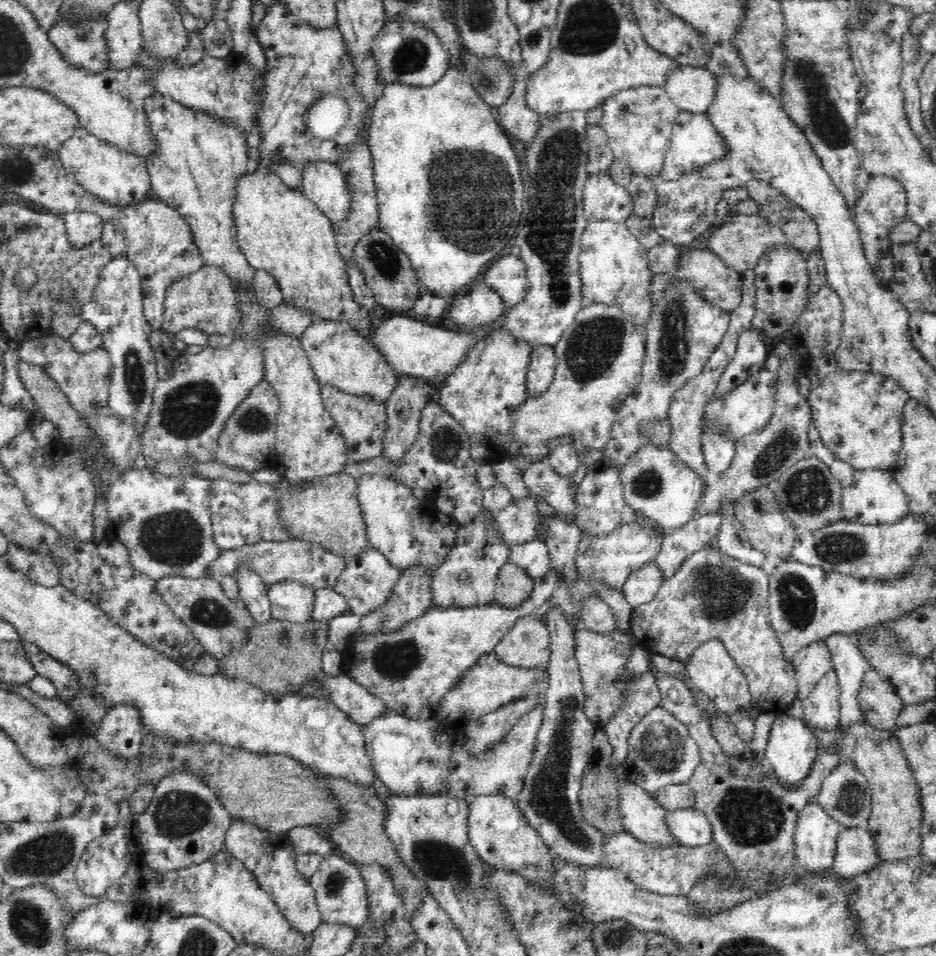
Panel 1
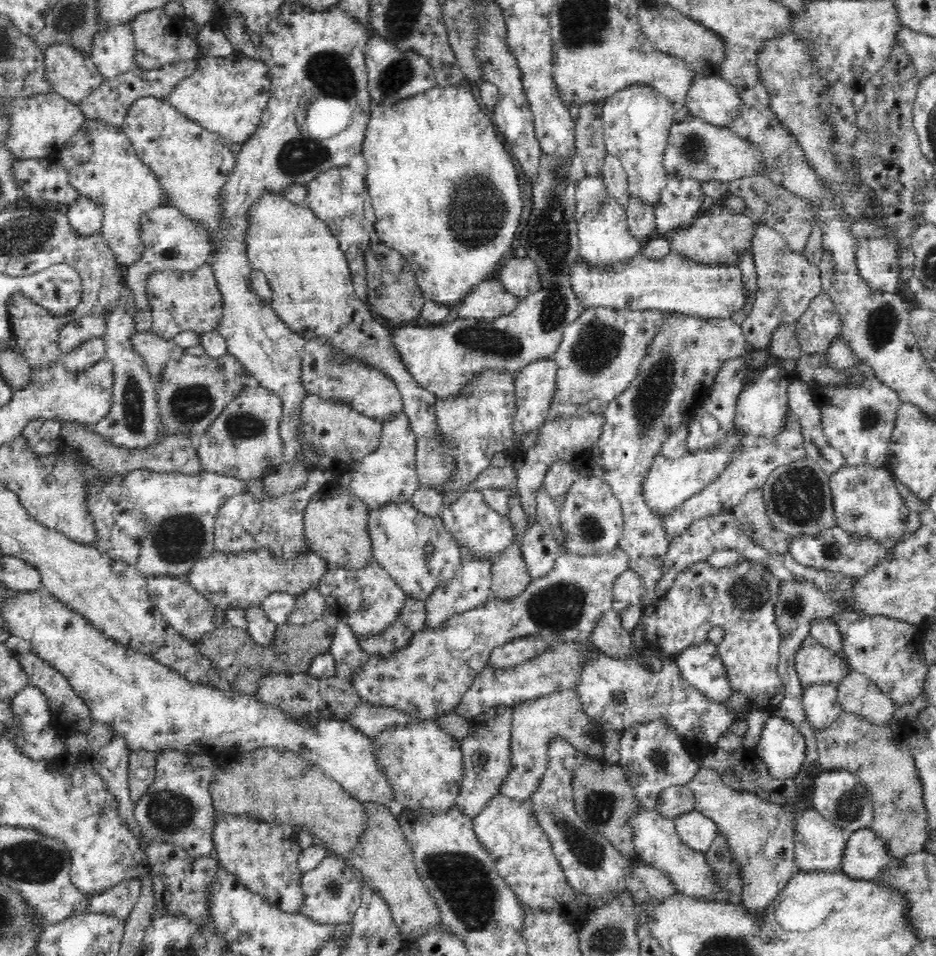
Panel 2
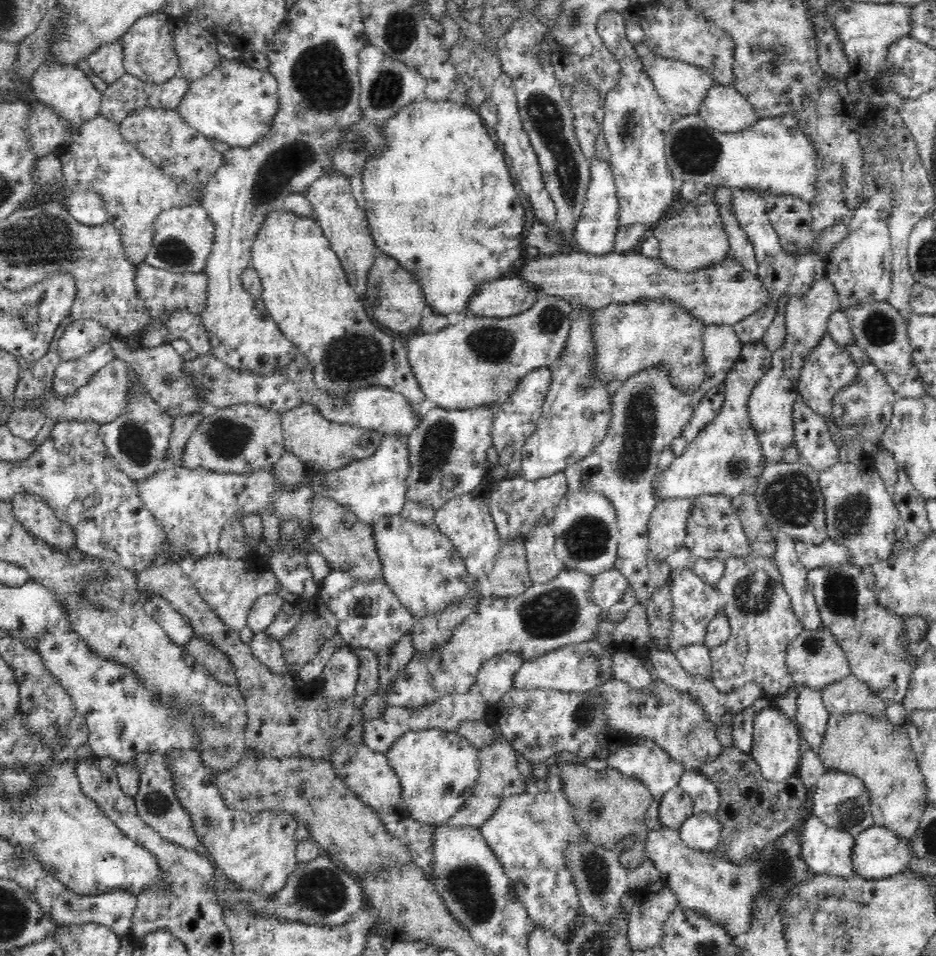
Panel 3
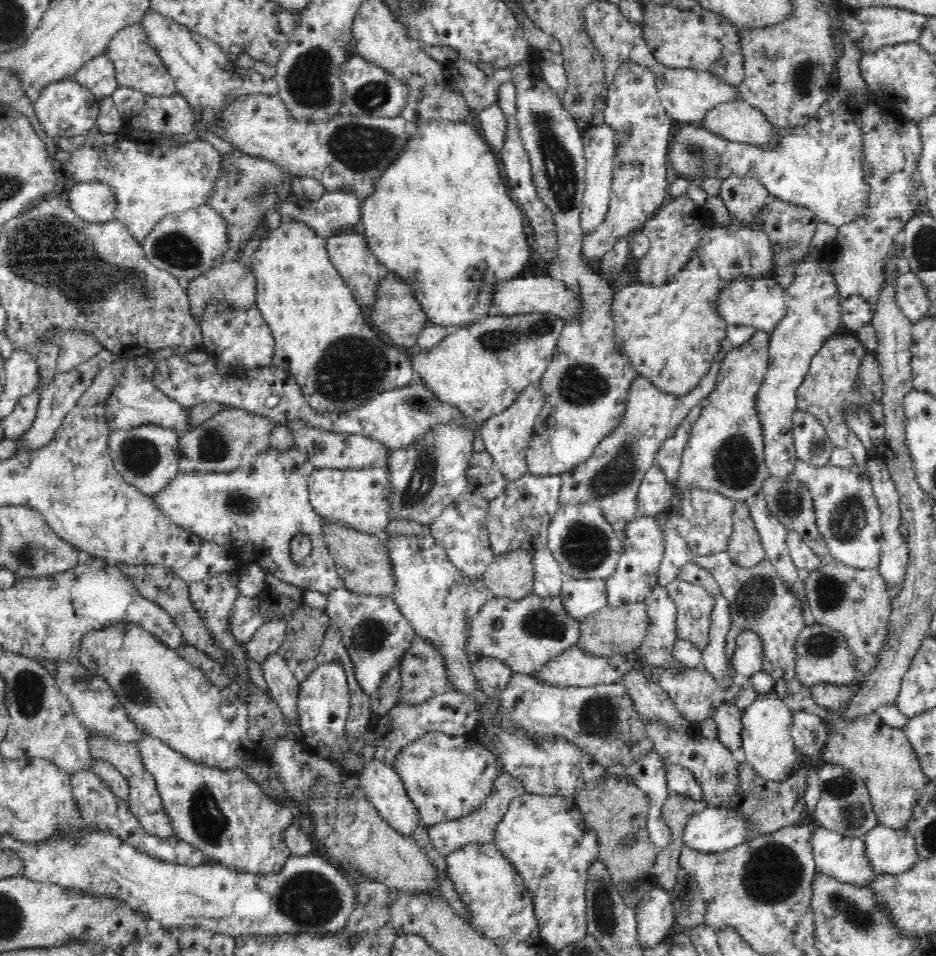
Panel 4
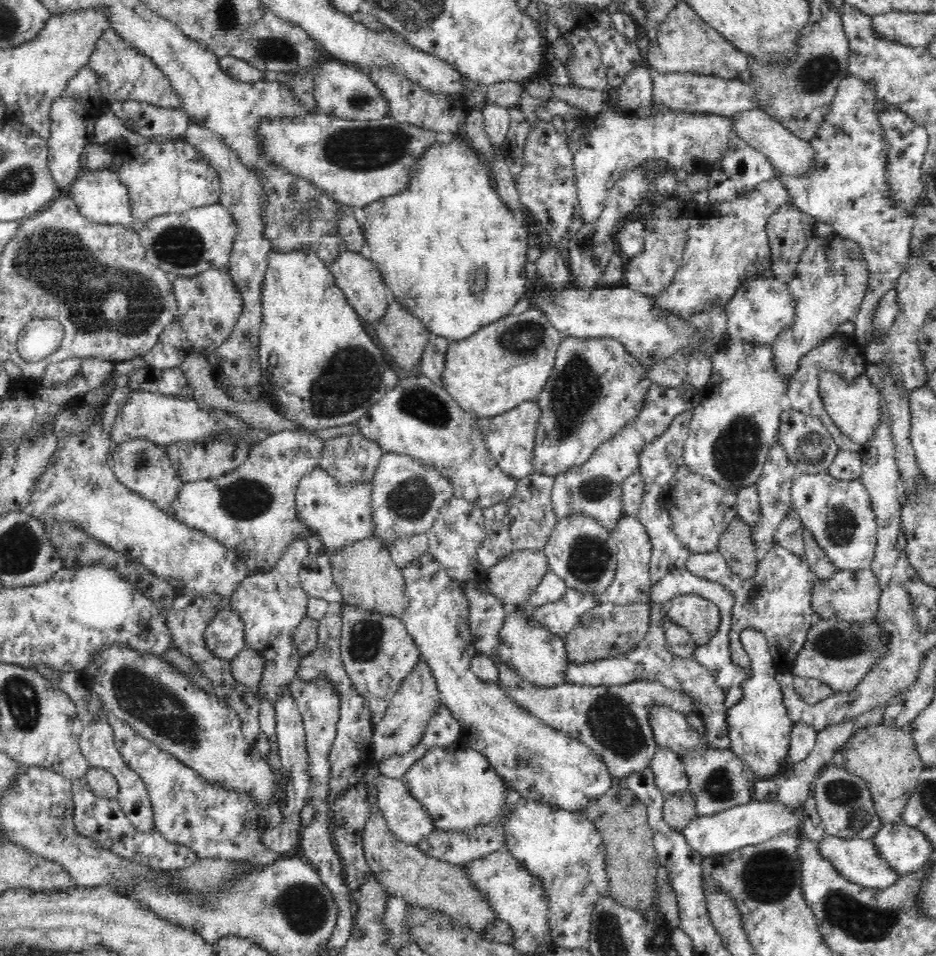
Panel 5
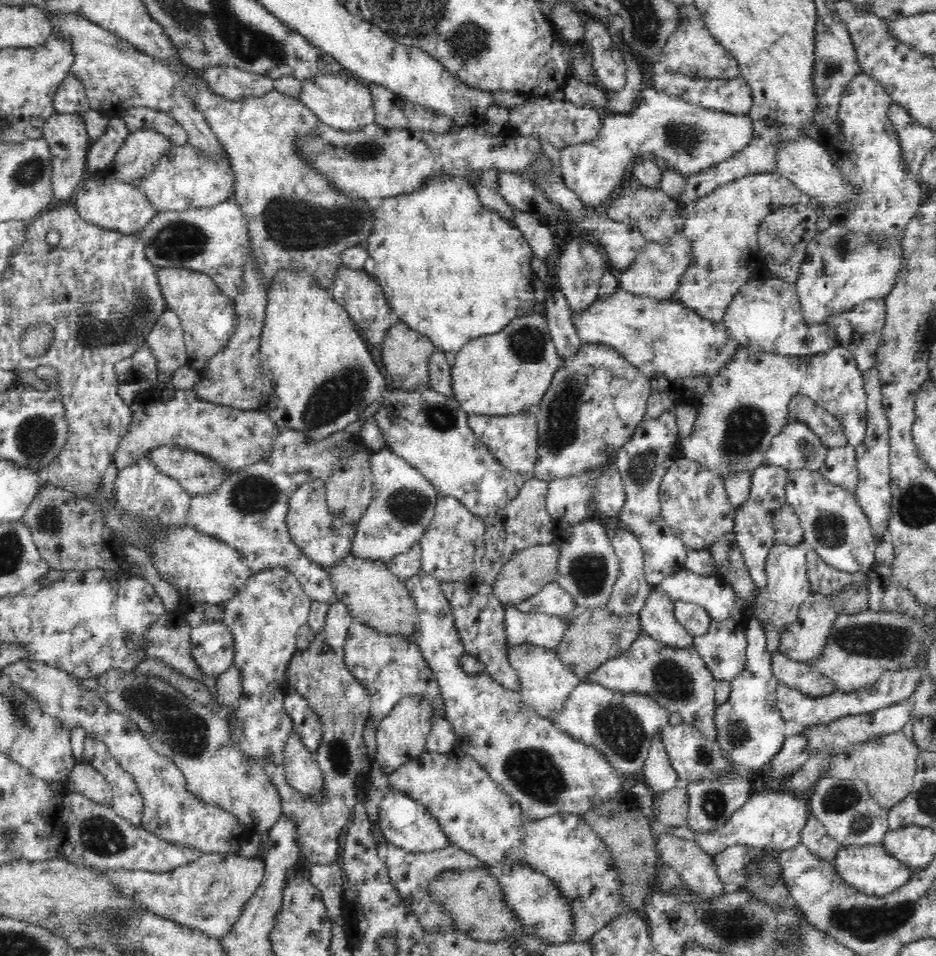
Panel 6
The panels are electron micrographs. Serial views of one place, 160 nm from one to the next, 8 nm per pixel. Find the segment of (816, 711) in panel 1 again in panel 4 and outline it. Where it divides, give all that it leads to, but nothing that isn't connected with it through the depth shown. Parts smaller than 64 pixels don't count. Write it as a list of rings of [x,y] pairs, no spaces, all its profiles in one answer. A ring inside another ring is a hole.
[[[810,711],[793,712],[791,736],[796,747],[805,756],[818,757],[830,735],[821,716],[822,714]]]

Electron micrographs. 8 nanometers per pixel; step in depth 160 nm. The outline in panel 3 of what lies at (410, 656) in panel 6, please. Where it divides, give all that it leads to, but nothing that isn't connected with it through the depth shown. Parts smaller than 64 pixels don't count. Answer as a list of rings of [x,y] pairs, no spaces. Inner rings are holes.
[[[330,571],[320,582],[316,600],[323,602],[338,619],[337,637],[357,650],[377,650],[392,646],[404,633],[412,631],[412,613],[400,602],[384,577],[358,579],[348,571]]]

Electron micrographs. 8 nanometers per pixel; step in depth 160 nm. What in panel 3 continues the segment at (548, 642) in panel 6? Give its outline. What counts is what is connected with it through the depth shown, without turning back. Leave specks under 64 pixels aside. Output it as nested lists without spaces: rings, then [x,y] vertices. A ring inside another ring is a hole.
[[[612,568],[594,575],[592,599],[607,611],[611,606],[622,601],[628,588],[631,588],[631,584],[626,575],[620,569]]]

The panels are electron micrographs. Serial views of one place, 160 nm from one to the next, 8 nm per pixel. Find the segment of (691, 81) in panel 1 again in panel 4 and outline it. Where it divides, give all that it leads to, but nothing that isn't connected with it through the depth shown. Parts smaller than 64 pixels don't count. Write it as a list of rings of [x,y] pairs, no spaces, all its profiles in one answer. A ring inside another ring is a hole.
[[[742,99],[719,102],[706,111],[703,127],[730,141],[767,145],[774,125],[761,110]]]

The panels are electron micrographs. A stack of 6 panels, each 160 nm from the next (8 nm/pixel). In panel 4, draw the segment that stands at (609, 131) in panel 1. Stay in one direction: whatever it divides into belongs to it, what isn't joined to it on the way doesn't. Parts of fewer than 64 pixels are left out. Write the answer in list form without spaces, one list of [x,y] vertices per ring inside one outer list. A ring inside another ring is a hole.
[[[628,59],[619,64],[614,80],[606,85],[604,122],[614,133],[615,142],[610,208],[604,224],[592,236],[583,238],[583,256],[595,269],[618,238],[640,231],[670,198],[666,156],[674,128],[671,116],[658,98],[655,82],[656,77],[647,66]]]

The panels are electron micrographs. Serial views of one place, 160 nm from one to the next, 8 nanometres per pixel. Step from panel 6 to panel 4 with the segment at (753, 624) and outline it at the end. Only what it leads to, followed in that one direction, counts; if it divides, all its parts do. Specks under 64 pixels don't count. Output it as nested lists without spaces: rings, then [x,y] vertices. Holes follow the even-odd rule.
[[[749,630],[742,632],[737,638],[735,652],[732,654],[734,672],[740,677],[760,672],[762,659],[761,639]],[[772,690],[768,694],[758,694],[758,698],[744,709],[745,730],[742,734],[743,755],[750,767],[753,767],[758,776],[774,783],[788,780],[796,768],[796,744],[791,736],[793,726],[793,712],[786,706]]]

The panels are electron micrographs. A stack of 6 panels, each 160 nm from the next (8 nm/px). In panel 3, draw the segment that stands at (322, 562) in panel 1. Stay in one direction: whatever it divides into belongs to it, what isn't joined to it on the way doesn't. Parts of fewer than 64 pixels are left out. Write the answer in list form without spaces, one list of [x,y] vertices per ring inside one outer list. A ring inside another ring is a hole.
[[[220,551],[197,559],[194,569],[188,575],[197,588],[198,594],[220,615],[224,623],[238,632],[247,626],[248,616],[258,598],[266,594],[278,593],[285,596],[288,593],[280,585],[270,566],[267,568],[250,566],[244,559],[230,559],[224,557]]]

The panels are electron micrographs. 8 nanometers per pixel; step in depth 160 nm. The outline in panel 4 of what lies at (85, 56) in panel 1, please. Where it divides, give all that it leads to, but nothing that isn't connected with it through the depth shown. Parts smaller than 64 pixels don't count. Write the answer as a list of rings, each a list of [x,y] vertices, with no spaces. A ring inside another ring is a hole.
[[[74,76],[44,85],[33,102],[35,114],[49,135],[70,140],[74,136],[84,135],[95,127],[100,112],[100,103],[96,95],[78,82]]]

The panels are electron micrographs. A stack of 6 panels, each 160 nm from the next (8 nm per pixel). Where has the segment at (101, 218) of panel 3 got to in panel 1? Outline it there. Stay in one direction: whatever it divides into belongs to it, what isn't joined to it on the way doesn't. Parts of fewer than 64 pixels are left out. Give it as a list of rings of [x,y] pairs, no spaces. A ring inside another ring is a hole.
[[[72,212],[62,216],[67,230],[70,245],[83,249],[98,241],[103,232],[102,219],[97,214]]]

